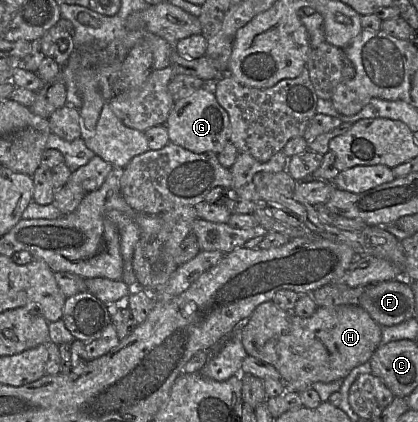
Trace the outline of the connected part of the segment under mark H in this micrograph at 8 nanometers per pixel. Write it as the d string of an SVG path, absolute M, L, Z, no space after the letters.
M266 301L249 316L240 340L249 356L276 368L285 390L300 393L316 382L343 380L353 368L369 362L381 333L381 326L357 305L317 307L310 317L300 318Z

